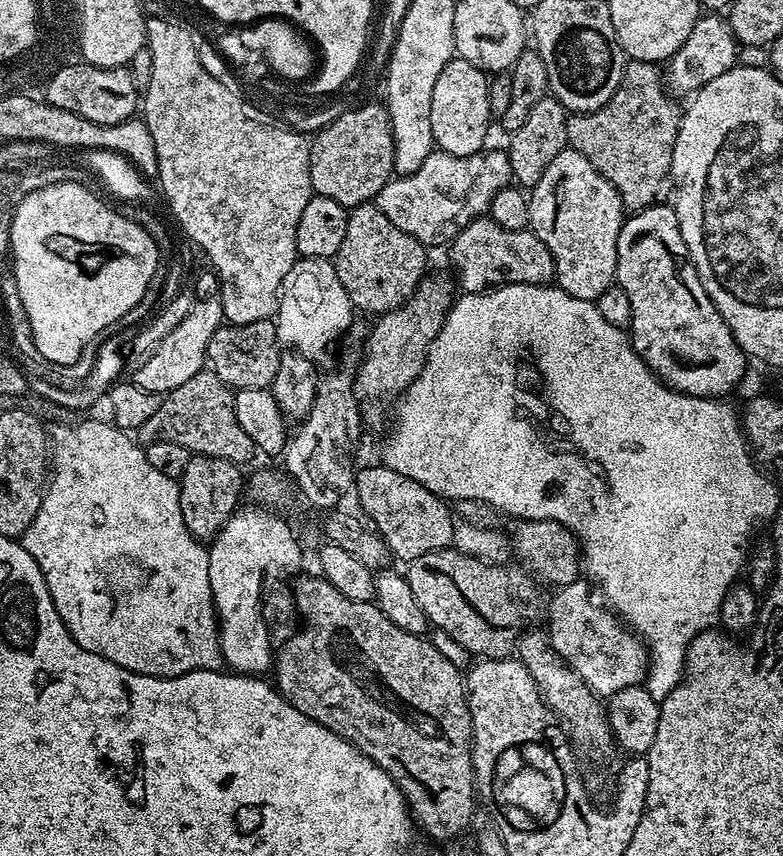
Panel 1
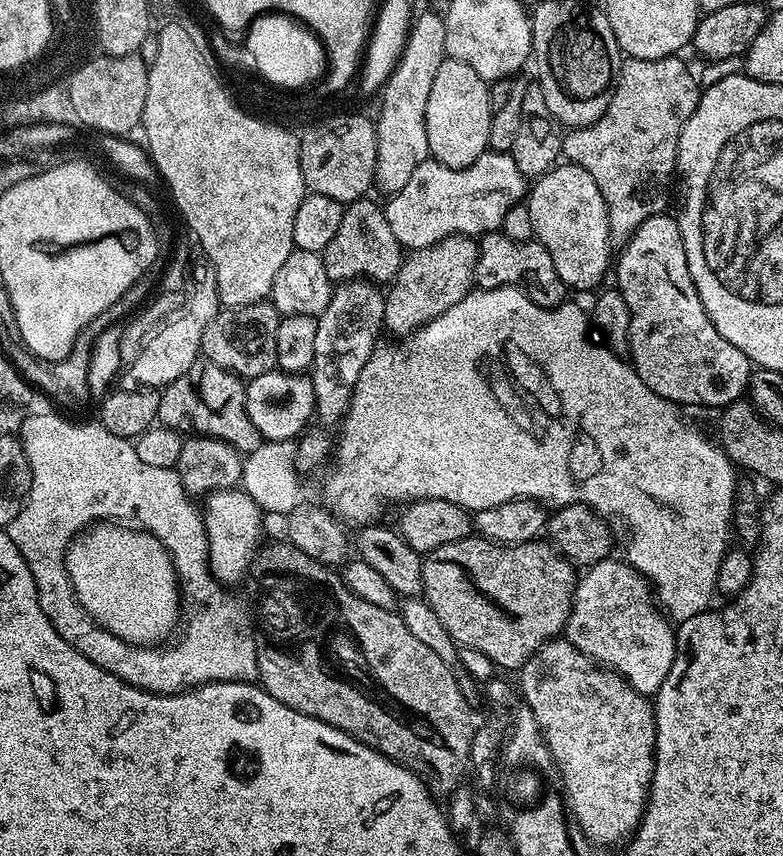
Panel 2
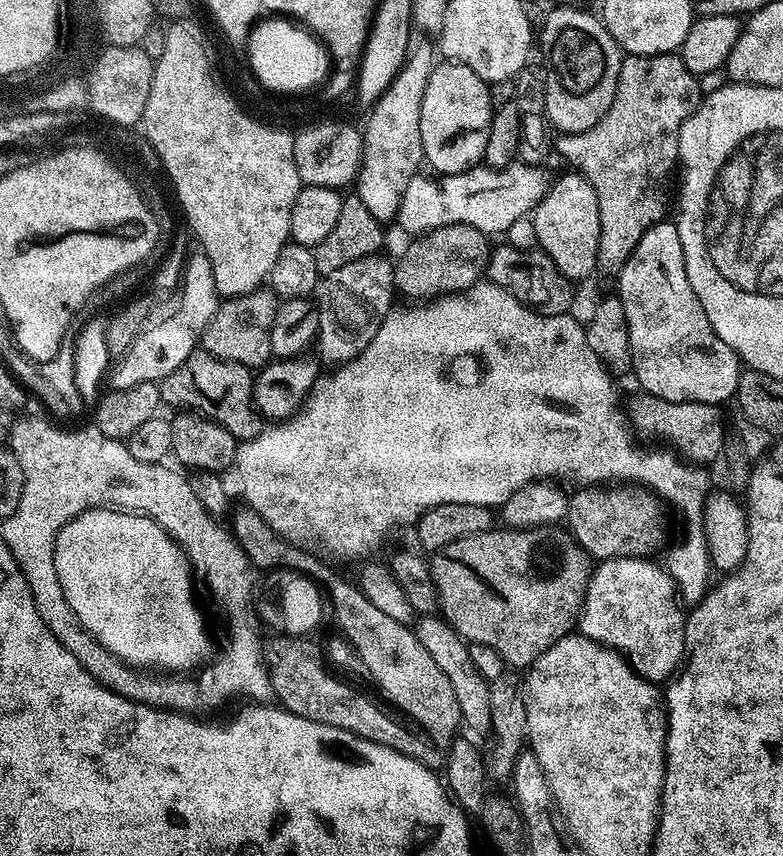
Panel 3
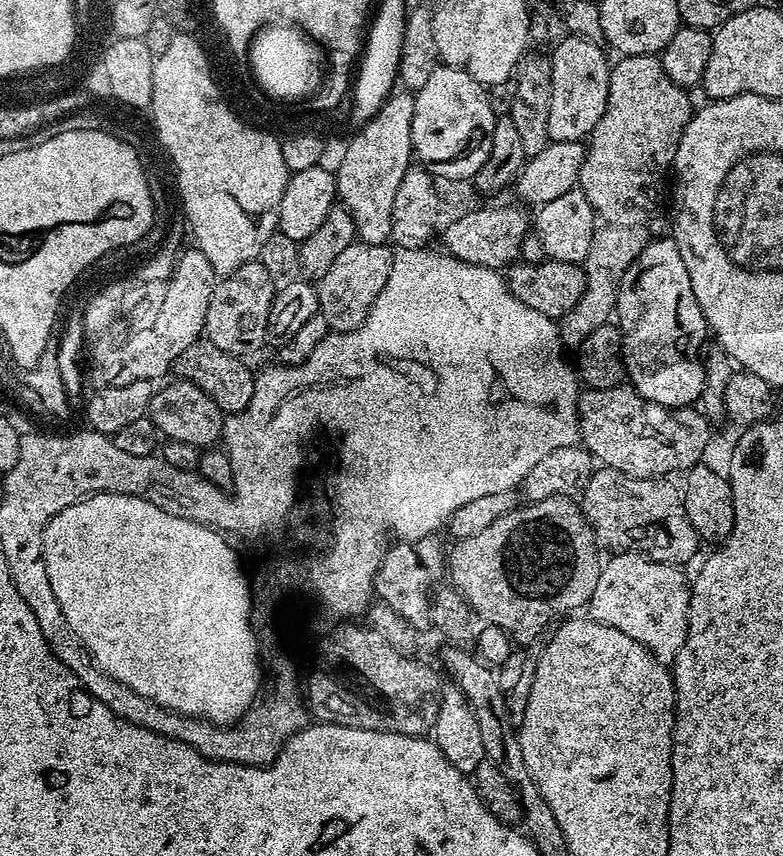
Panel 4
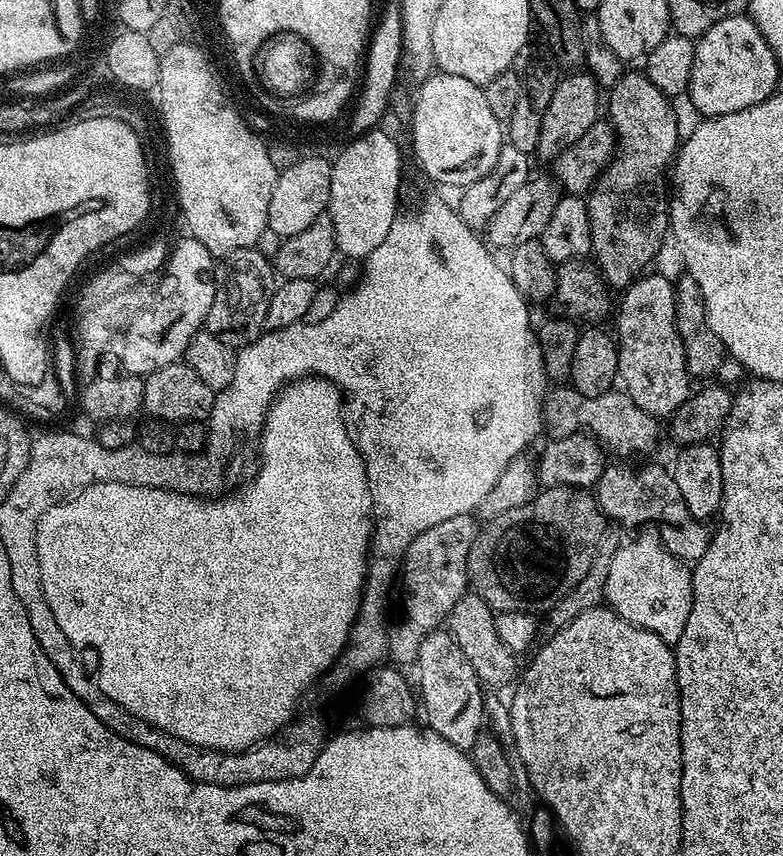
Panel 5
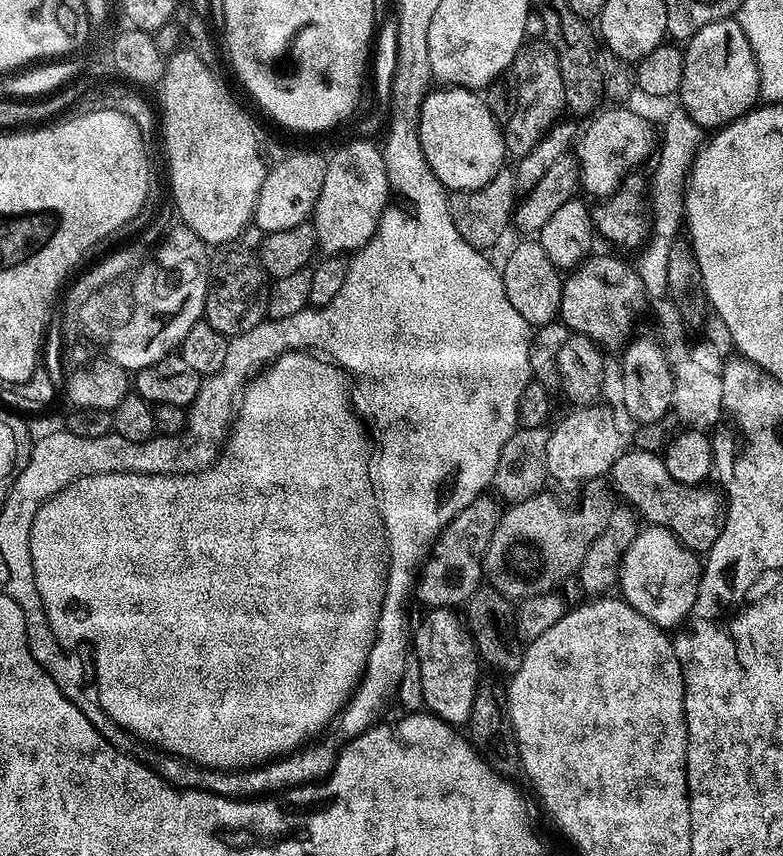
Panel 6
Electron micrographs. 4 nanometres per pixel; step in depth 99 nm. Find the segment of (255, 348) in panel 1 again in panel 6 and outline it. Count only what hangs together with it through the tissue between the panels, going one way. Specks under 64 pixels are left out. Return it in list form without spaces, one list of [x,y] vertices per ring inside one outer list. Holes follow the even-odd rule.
[[[224,246],[208,266],[208,293],[203,319],[223,336],[233,337],[254,330],[268,316],[269,281],[259,259],[243,246]]]

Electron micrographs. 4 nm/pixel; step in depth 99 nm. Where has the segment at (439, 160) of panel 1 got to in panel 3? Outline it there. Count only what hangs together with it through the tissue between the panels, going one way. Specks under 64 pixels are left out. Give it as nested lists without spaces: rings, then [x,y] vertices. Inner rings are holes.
[[[513,162],[505,168],[477,166],[468,168],[465,172],[441,175],[439,178],[417,174],[402,194],[398,225],[402,231],[412,232],[411,234],[427,234],[433,228],[451,224],[474,226],[486,234],[507,233],[513,222],[529,215],[539,200],[548,193],[550,176],[544,170],[539,164]]]

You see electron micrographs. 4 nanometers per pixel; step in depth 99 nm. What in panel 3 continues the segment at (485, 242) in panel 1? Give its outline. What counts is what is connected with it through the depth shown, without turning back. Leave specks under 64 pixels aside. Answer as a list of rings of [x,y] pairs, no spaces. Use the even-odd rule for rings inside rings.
[[[500,242],[497,248],[495,245],[488,253],[486,276],[491,283],[518,298],[518,302],[544,316],[563,316],[571,309],[568,307],[572,304],[573,281],[563,276],[552,259],[539,250],[519,252],[514,246]]]

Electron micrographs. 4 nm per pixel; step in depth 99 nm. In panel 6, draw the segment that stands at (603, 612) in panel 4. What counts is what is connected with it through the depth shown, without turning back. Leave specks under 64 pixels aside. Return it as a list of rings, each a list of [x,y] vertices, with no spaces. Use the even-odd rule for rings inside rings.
[[[644,526],[639,529],[633,544],[619,562],[618,588],[624,591],[621,593],[625,602],[634,610],[638,610],[638,614],[650,618],[650,622],[662,629],[672,630],[683,625],[688,619],[688,612],[694,606],[694,598],[698,594],[701,571],[701,557],[684,545],[668,528]]]

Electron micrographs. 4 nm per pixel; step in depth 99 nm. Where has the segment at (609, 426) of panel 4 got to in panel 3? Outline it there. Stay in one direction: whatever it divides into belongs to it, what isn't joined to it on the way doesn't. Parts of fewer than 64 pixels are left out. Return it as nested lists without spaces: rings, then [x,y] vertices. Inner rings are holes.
[[[636,390],[628,400],[626,416],[630,421],[631,431],[637,437],[640,435],[644,440],[661,440],[673,448],[669,449],[677,457],[696,466],[708,466],[714,458],[718,458],[718,450],[723,446],[726,433],[726,425],[724,426],[724,420],[720,417],[720,411],[721,409],[714,404],[666,402],[666,398],[658,398],[649,392]]]

